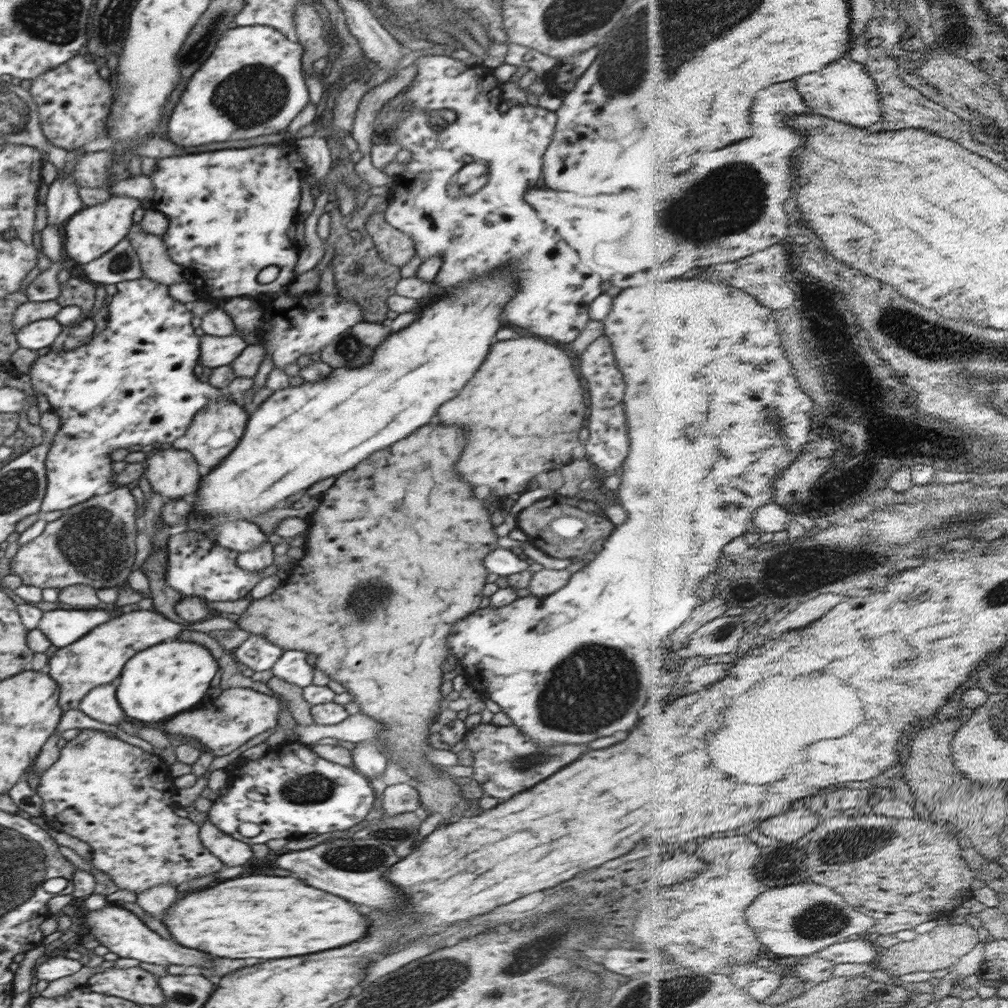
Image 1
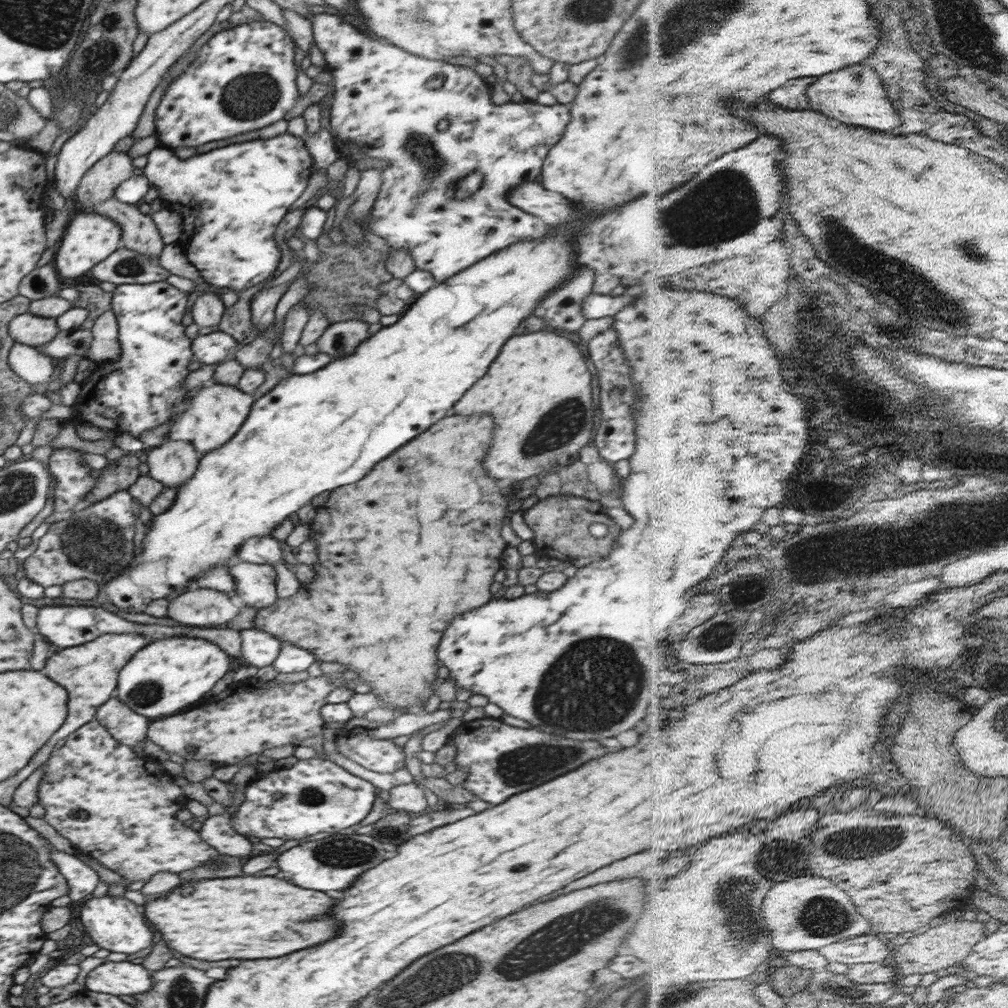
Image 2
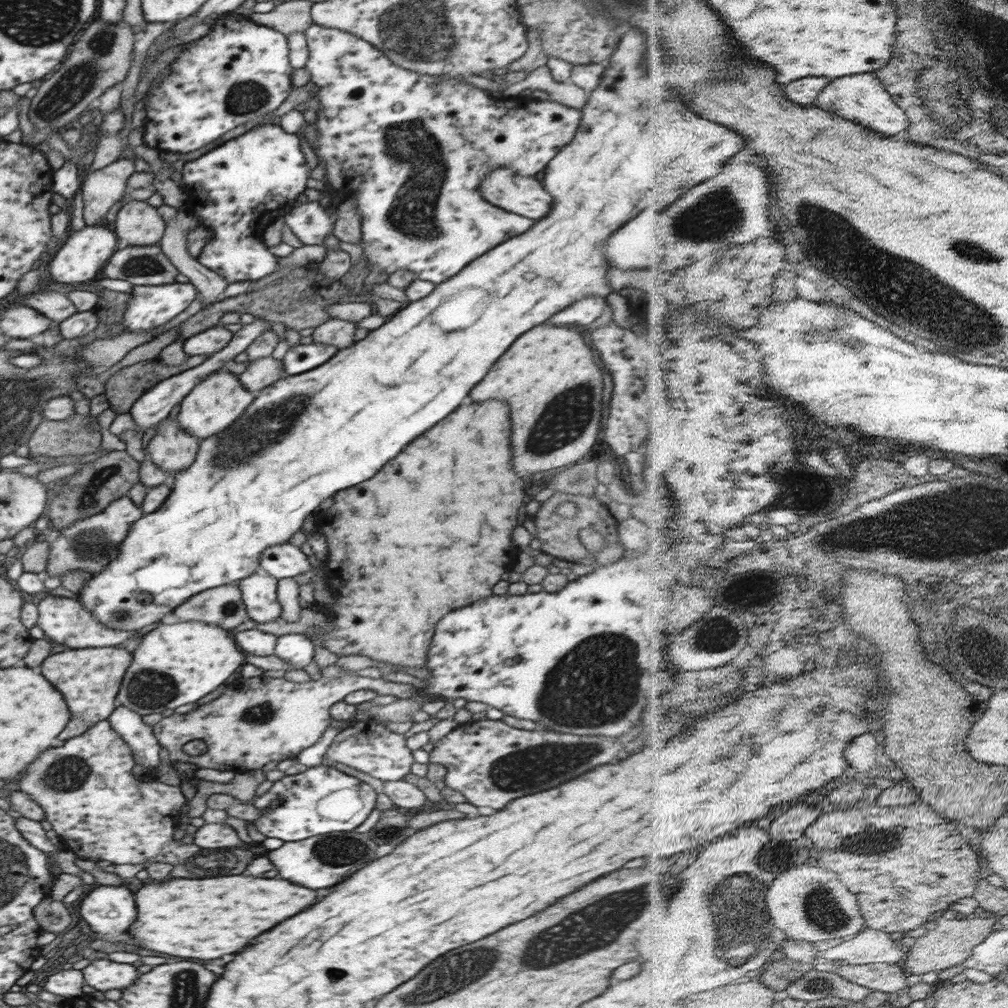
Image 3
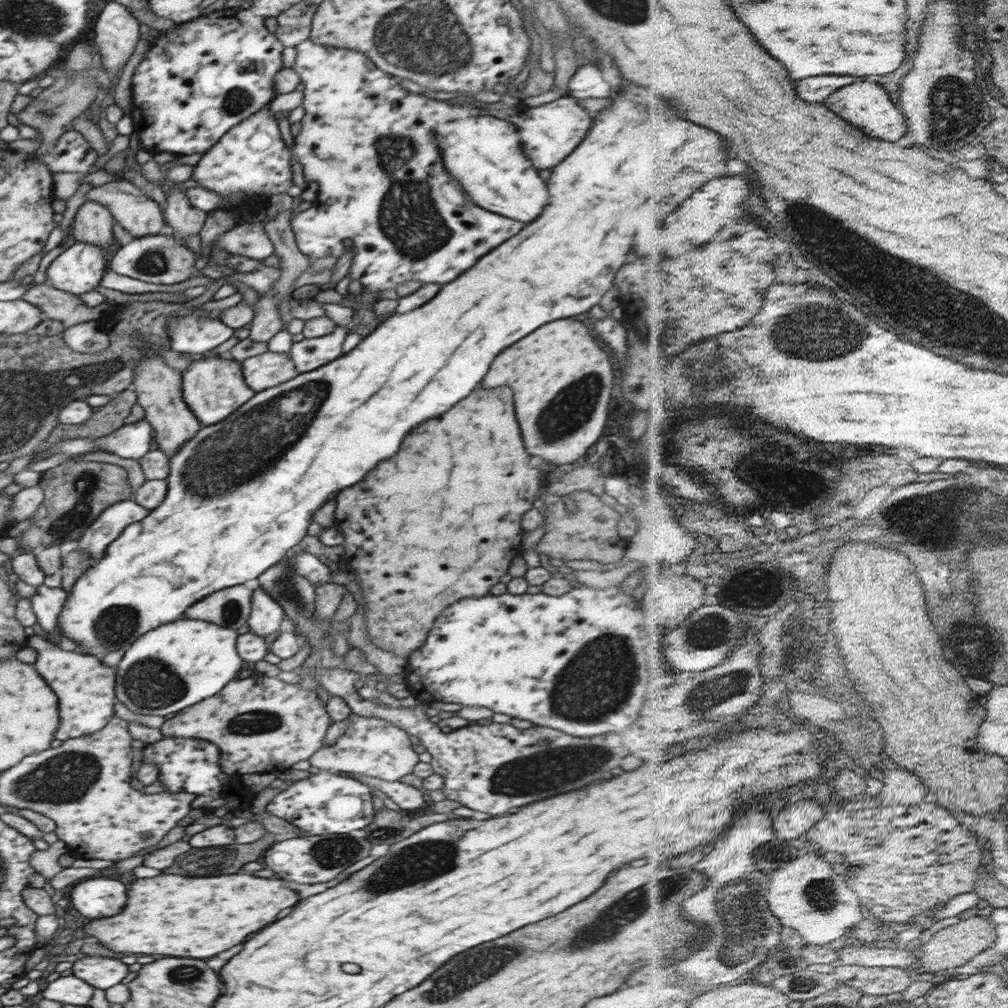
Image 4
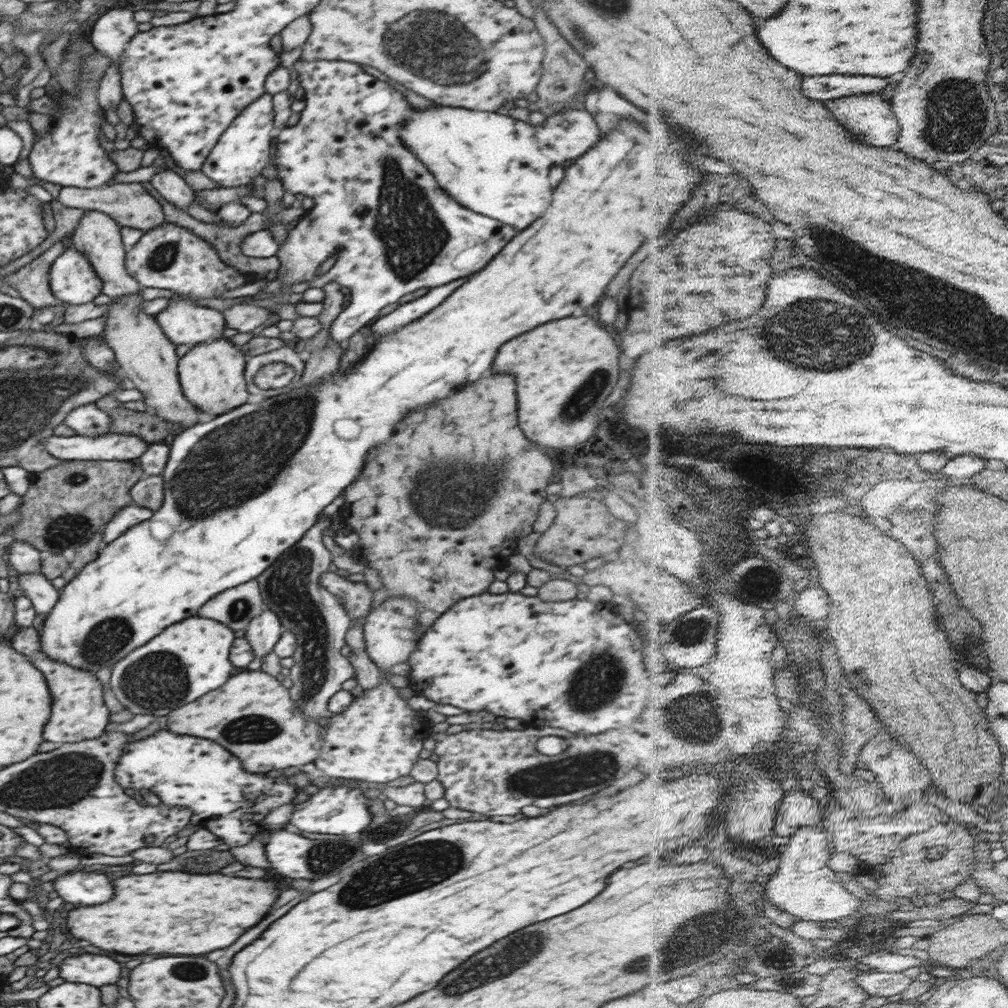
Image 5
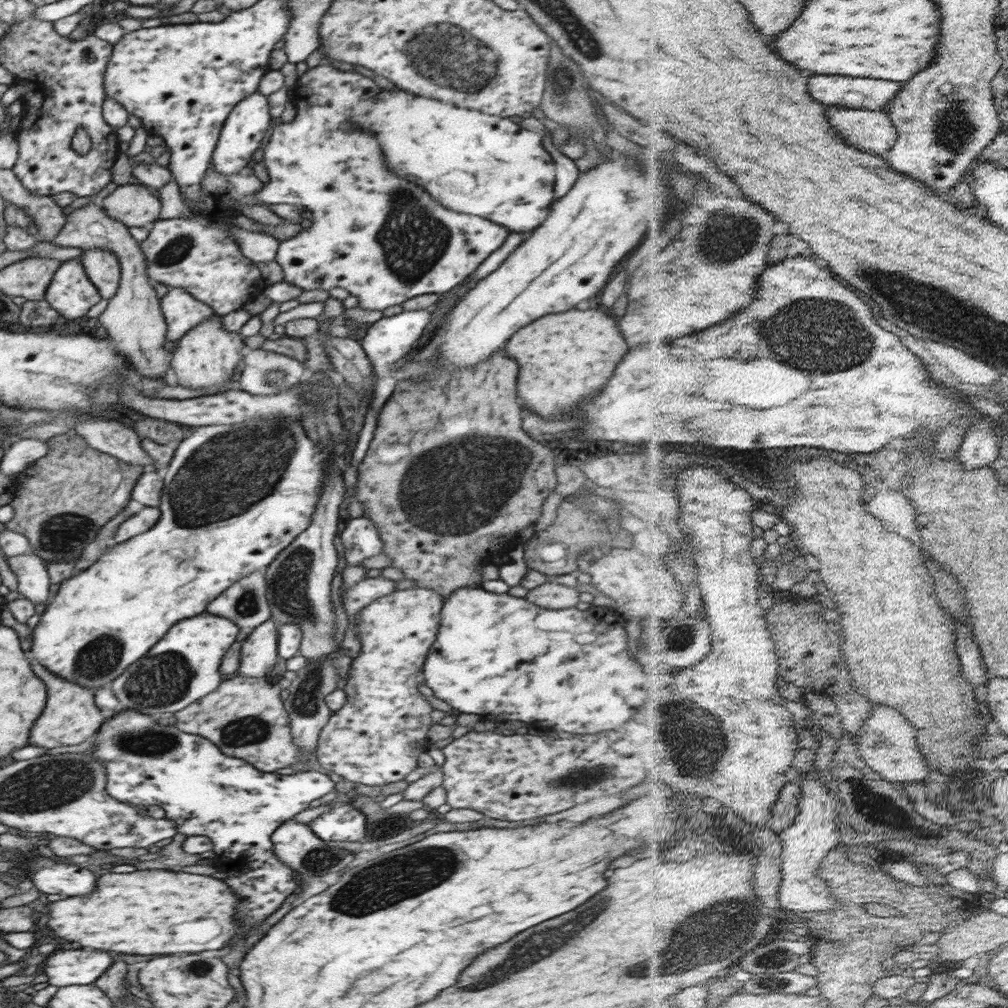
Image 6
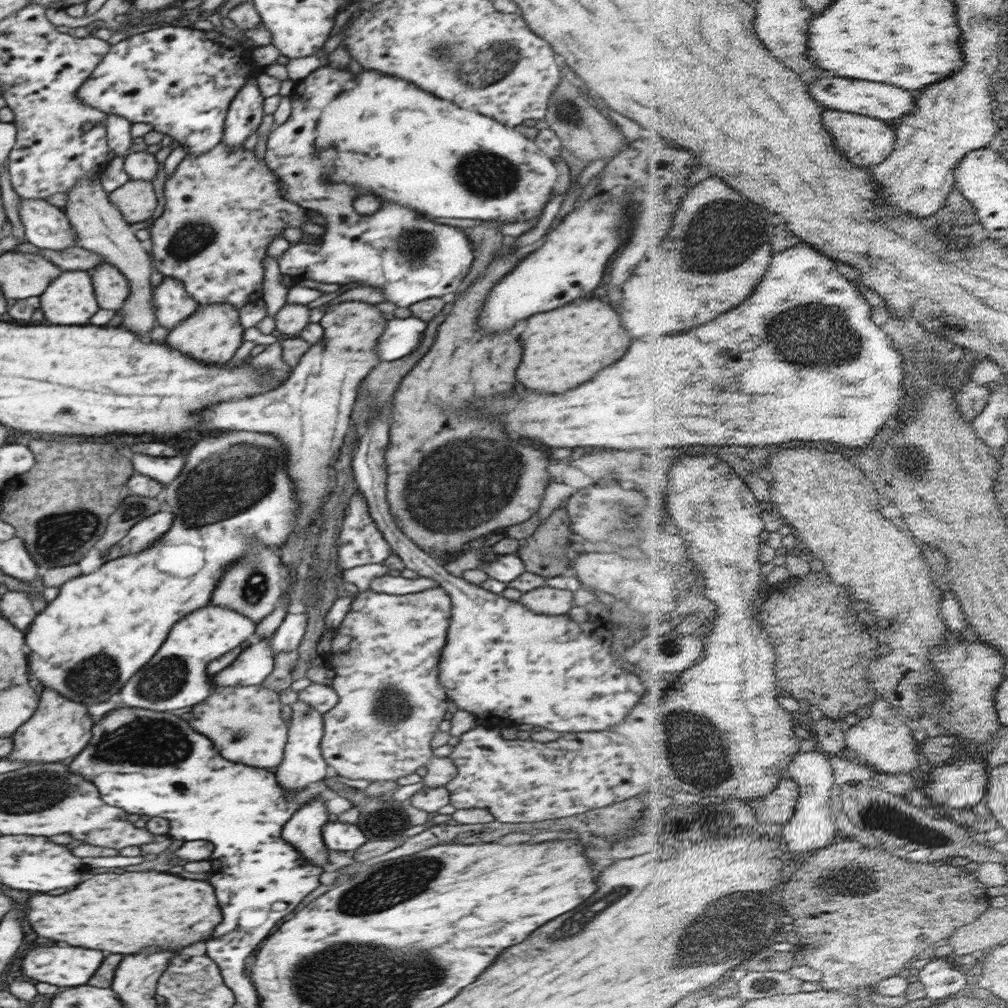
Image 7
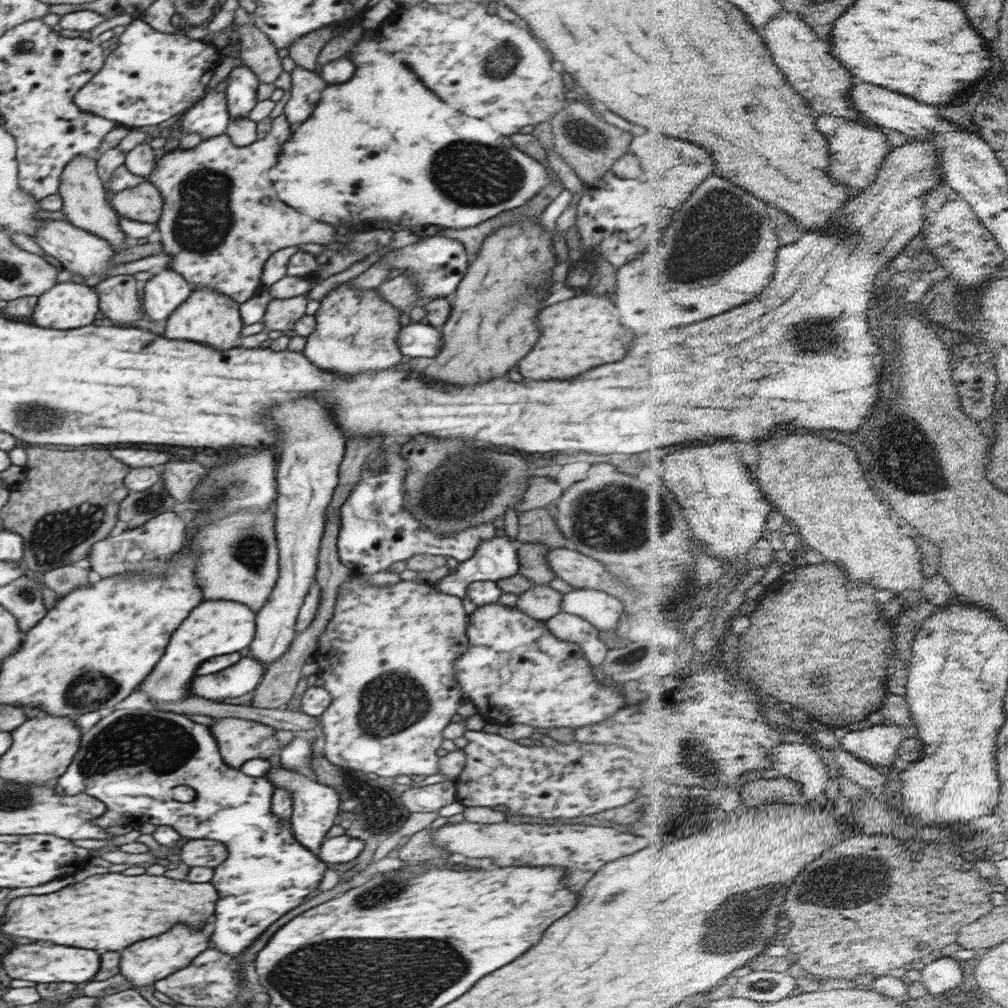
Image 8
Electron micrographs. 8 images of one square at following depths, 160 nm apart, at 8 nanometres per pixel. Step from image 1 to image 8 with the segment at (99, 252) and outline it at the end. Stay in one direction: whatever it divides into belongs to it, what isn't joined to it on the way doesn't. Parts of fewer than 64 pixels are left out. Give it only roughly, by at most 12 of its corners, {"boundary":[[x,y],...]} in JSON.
{"boundary":[[76,277],[38,298],[34,324],[56,330],[96,320],[99,296]]}

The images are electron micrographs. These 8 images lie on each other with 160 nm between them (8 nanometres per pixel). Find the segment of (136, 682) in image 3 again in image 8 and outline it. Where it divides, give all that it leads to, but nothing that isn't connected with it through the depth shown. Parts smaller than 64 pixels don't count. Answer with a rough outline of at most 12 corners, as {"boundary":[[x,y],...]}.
{"boundary":[[206,600],[178,626],[138,688],[150,702],[188,698],[194,670],[255,635],[245,604]]}

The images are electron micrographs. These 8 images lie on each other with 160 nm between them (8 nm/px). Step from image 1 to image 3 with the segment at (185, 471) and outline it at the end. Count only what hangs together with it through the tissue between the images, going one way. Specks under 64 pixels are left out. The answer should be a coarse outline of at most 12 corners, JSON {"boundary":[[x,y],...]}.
{"boundary":[[176,419],[159,424],[144,444],[164,472],[188,469],[201,440]]}

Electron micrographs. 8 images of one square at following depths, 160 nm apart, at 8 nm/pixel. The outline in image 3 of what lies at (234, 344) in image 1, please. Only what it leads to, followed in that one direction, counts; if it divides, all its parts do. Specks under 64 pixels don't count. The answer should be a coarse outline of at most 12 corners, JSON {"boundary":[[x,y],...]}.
{"boundary":[[218,324],[186,339],[188,356],[212,356],[232,337]]}

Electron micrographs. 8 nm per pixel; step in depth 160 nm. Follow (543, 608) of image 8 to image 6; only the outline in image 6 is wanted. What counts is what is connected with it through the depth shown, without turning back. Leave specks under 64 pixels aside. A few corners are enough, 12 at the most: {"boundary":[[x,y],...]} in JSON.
{"boundary":[[549,579],[525,598],[540,608],[575,607],[582,593]]}

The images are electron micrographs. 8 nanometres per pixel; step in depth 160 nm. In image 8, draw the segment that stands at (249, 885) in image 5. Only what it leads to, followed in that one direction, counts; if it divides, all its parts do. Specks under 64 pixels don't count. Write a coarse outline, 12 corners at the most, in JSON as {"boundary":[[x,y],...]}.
{"boundary":[[96,874],[10,900],[2,932],[114,952],[214,914],[210,882]]}

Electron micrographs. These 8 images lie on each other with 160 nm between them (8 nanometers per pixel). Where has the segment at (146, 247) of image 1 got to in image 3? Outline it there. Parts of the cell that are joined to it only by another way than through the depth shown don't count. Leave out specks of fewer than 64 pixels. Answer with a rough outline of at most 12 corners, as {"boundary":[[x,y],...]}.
{"boundary":[[130,200],[116,214],[122,245],[150,246],[166,223],[148,201]]}

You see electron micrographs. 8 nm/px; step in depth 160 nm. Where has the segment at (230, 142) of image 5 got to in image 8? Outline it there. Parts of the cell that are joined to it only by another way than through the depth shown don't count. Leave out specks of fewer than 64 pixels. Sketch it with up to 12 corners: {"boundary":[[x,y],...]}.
{"boundary":[[245,65],[227,76],[230,119],[248,118],[261,83]]}

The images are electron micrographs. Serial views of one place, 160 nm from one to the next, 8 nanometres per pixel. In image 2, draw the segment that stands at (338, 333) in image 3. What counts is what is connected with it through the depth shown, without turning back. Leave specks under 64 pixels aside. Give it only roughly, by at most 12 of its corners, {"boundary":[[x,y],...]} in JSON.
{"boundary":[[360,318],[330,323],[317,348],[332,359],[347,357],[370,336]]}

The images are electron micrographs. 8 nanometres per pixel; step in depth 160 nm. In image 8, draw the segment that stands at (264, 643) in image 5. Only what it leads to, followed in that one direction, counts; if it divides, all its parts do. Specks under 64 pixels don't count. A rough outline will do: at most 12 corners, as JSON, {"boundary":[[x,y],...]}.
{"boundary":[[248,655],[194,678],[190,694],[238,698],[262,682],[266,665]]}

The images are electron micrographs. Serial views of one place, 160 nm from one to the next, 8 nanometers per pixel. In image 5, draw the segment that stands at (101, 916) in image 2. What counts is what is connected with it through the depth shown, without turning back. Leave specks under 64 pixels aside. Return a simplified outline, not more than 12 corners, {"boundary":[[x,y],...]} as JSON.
{"boundary":[[62,874],[54,890],[80,906],[112,898],[114,888],[104,874]]}

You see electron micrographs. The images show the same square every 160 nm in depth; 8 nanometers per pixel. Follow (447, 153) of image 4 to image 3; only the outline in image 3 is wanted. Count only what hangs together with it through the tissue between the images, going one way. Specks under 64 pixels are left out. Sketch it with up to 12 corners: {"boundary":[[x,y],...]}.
{"boundary":[[492,170],[480,185],[488,202],[544,218],[552,196],[536,177]]}

